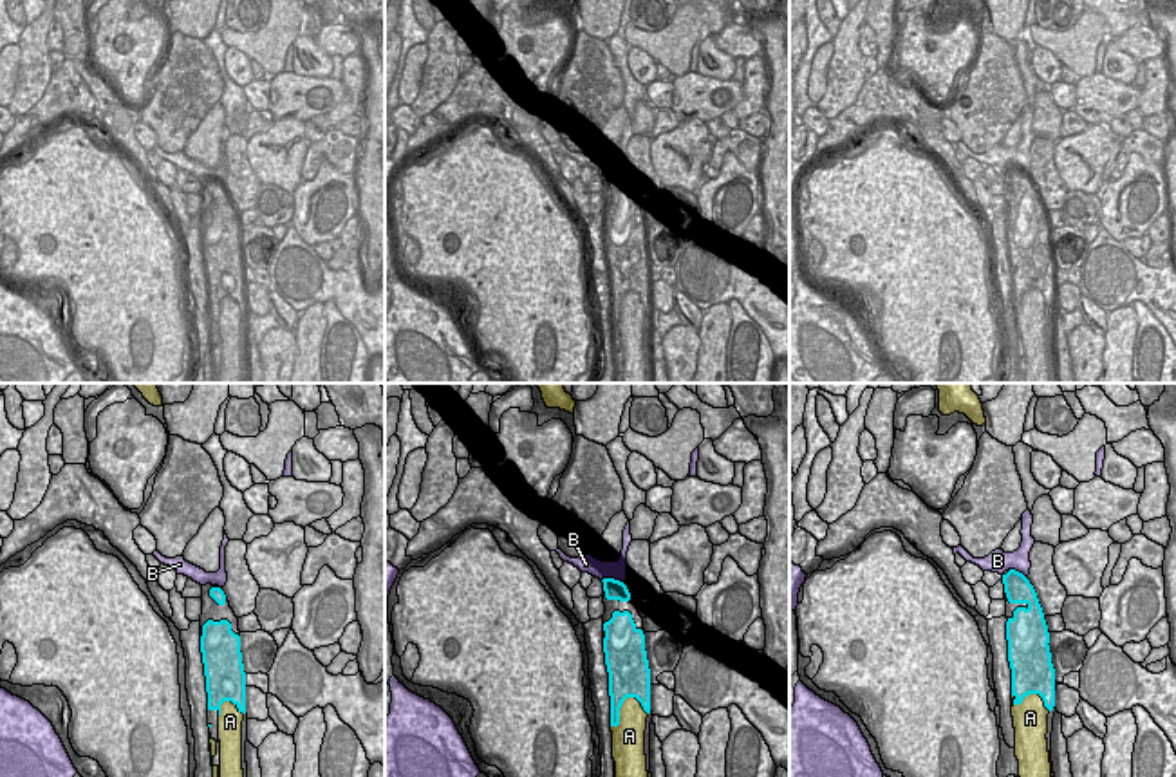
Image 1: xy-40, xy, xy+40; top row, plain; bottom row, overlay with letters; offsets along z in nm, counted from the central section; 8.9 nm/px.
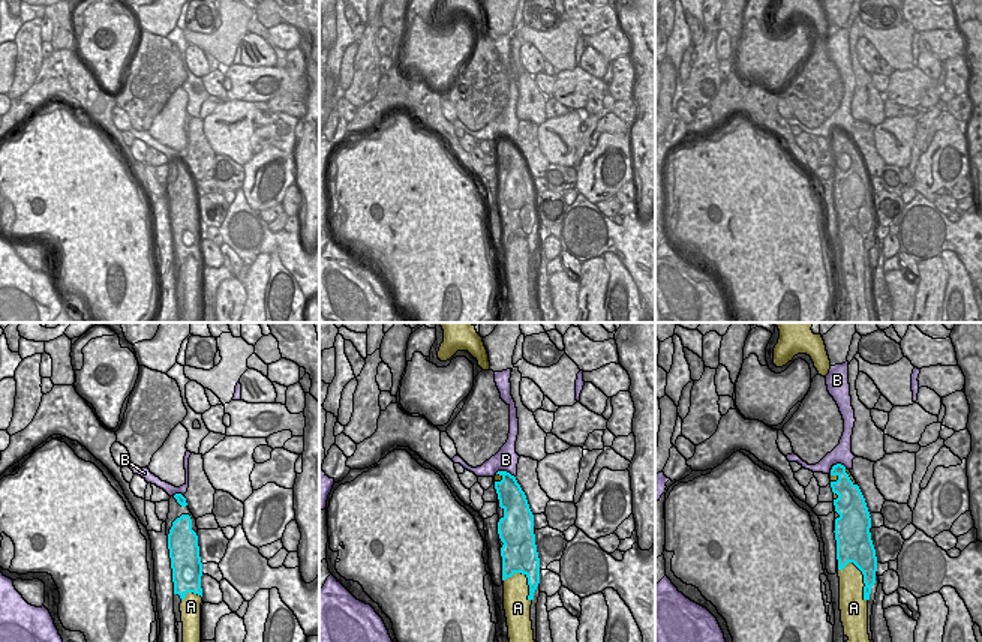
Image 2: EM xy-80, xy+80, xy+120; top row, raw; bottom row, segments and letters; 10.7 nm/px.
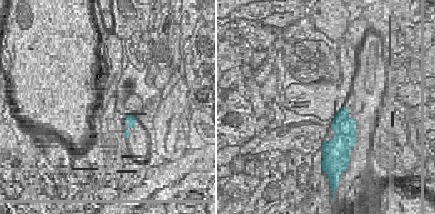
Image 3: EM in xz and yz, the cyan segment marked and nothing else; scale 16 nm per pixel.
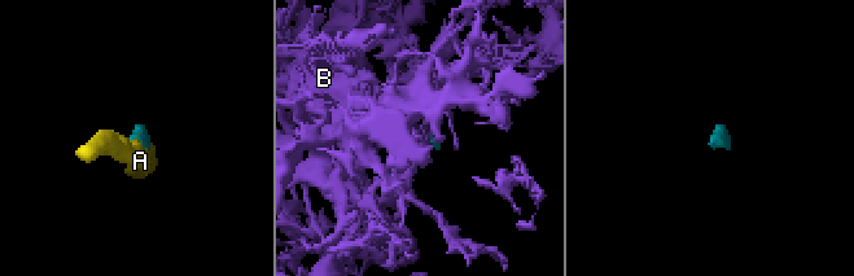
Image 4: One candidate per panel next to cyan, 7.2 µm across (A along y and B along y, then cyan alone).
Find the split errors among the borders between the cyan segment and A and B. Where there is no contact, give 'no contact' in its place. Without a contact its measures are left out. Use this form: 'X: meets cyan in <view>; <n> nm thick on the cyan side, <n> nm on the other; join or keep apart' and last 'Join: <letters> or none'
A: meets cyan in xy; 380 nm thick on the cyan side, 260 nm on the other; join
B: meets cyan in xy; 190 nm thick on the cyan side, 160 nm on the other; keep apart
Join: A

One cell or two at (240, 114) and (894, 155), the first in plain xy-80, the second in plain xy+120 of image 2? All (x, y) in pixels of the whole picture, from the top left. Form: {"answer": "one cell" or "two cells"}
{"answer": "one cell"}

